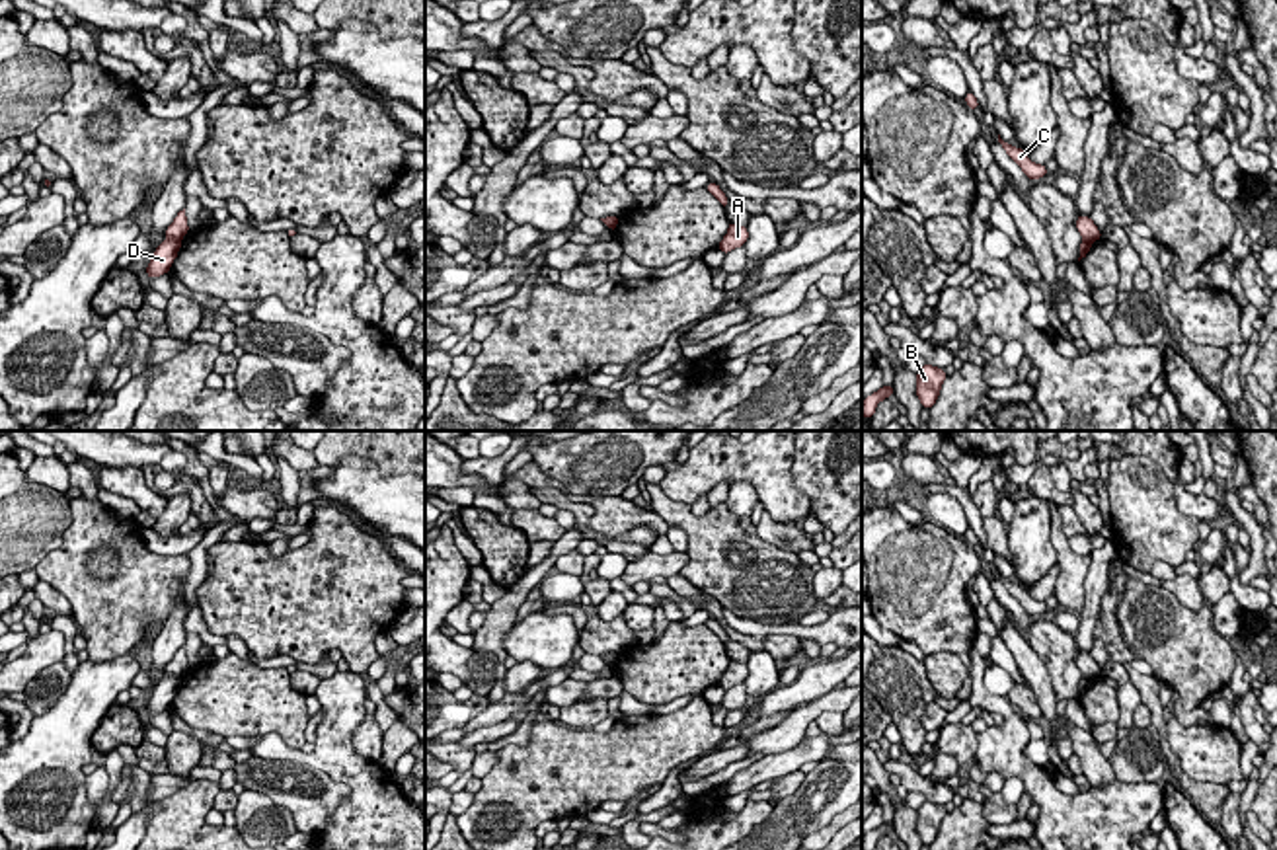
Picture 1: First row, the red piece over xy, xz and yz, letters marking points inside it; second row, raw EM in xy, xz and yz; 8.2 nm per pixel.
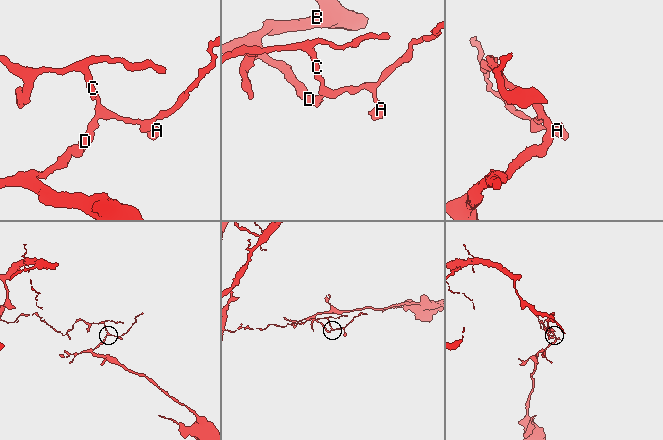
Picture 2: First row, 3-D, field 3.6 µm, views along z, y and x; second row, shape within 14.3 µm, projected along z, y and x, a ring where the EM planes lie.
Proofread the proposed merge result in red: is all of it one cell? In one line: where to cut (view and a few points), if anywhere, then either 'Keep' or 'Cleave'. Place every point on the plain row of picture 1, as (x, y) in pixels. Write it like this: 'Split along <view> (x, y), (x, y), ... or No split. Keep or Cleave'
Split along xy (170, 673), (178, 677). Cleave

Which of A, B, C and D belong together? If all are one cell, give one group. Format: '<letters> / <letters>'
A C / B D

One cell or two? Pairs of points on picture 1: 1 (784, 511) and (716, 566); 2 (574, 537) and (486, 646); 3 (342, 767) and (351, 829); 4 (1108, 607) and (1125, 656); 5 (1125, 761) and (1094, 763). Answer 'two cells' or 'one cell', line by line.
1: two cells
2: one cell
3: one cell
4: one cell
5: two cells

